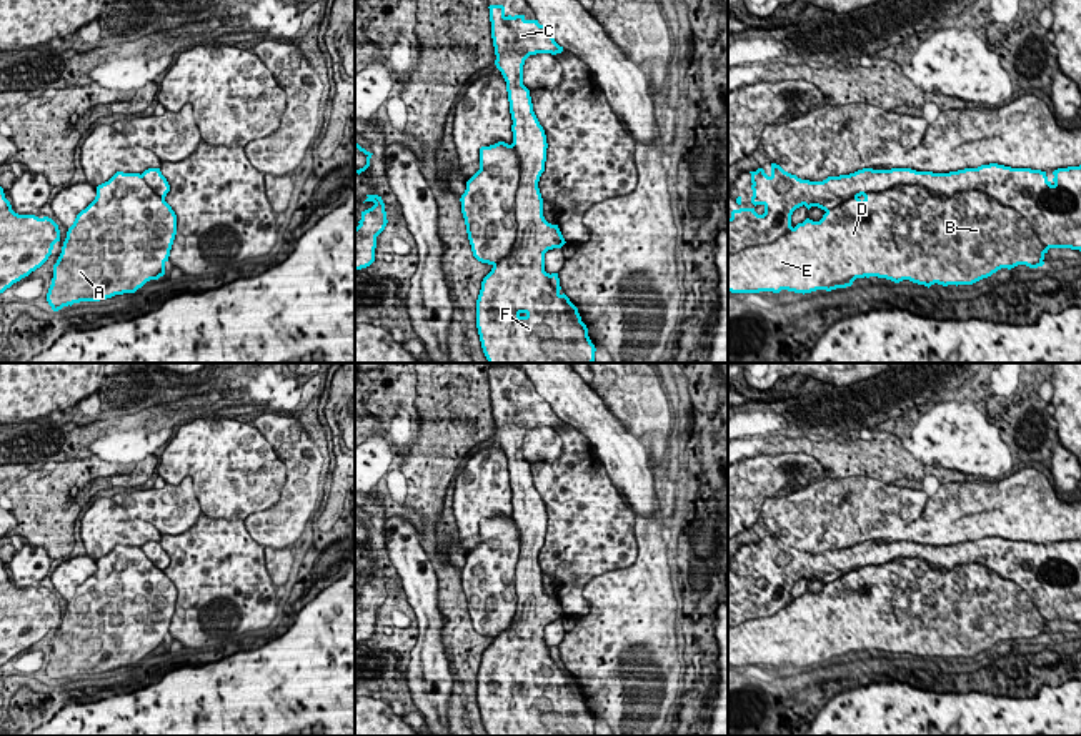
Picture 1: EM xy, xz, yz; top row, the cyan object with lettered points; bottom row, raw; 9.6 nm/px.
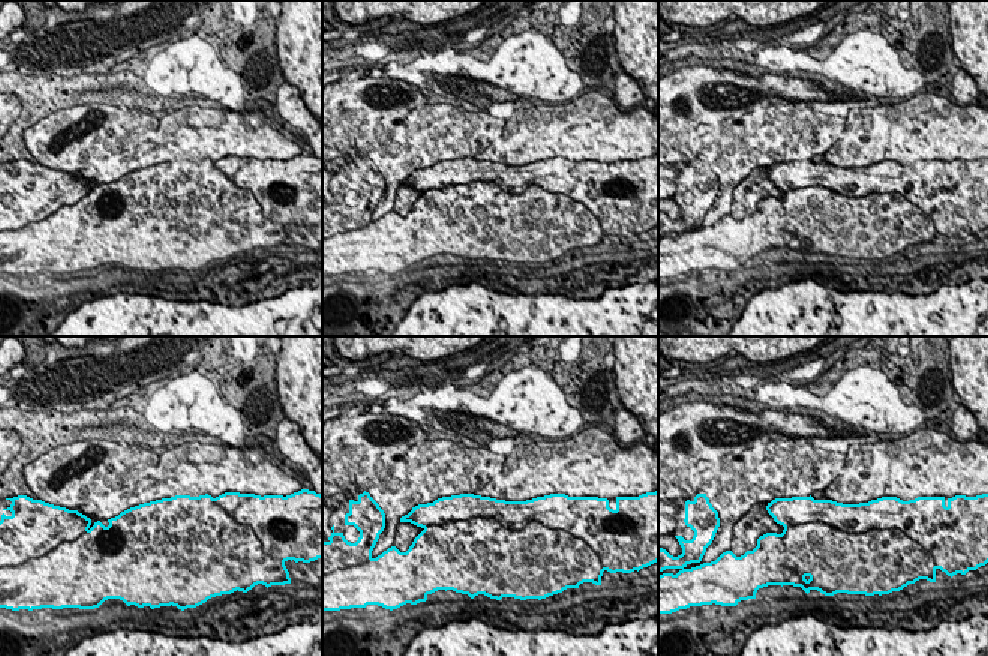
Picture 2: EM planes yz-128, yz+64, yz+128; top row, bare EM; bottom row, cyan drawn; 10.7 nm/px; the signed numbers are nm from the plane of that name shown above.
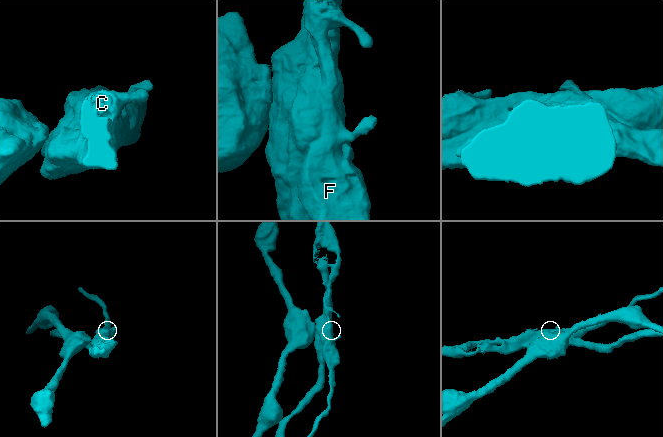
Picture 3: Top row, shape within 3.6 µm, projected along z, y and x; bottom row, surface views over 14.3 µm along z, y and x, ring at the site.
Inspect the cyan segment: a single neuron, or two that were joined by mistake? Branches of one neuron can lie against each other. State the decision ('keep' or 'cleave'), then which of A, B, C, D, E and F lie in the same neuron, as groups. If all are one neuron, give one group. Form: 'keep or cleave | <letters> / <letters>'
cleave | A B D E / C F

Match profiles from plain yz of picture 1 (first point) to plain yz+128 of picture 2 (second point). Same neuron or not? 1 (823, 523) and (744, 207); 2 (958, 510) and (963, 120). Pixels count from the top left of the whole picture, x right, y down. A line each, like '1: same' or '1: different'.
1: different
2: same

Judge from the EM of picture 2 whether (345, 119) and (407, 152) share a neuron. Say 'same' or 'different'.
different

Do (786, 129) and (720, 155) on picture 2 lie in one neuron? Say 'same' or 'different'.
same

